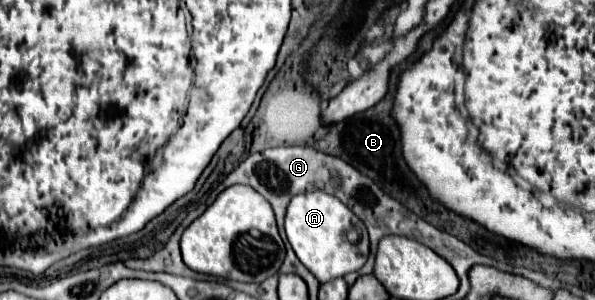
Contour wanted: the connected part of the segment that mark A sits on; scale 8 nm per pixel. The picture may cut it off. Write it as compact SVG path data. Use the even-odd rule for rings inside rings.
M312 191L292 197L286 213L286 237L302 261L302 265L320 281L332 281L338 277L344 277L346 273L360 271L360 267L366 263L370 253L368 233L364 223L334 195L328 195L324 191ZM356 229L360 233L360 241L352 243L348 241L348 231Z

